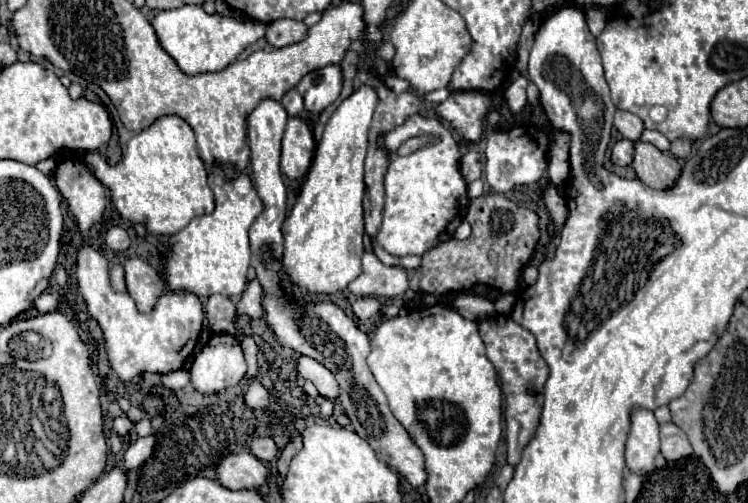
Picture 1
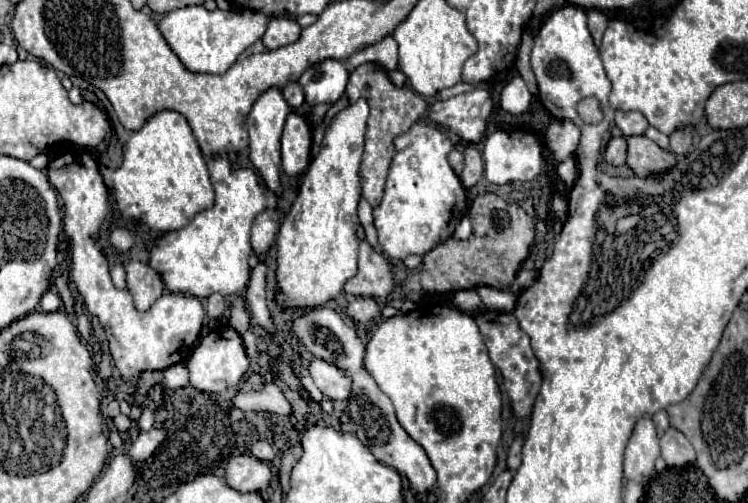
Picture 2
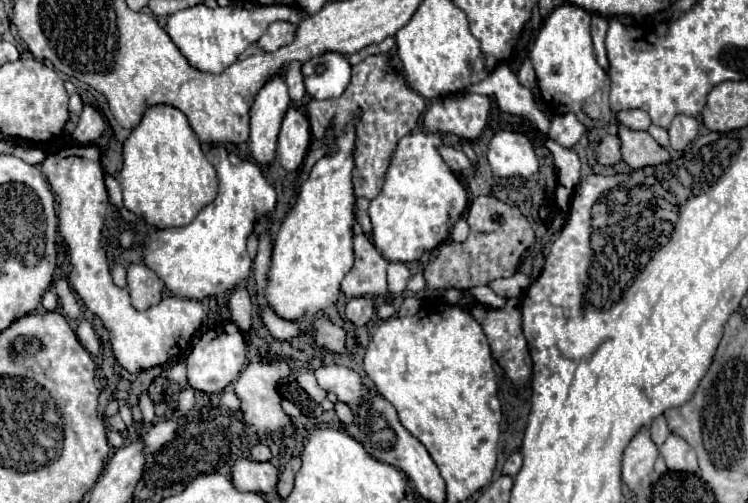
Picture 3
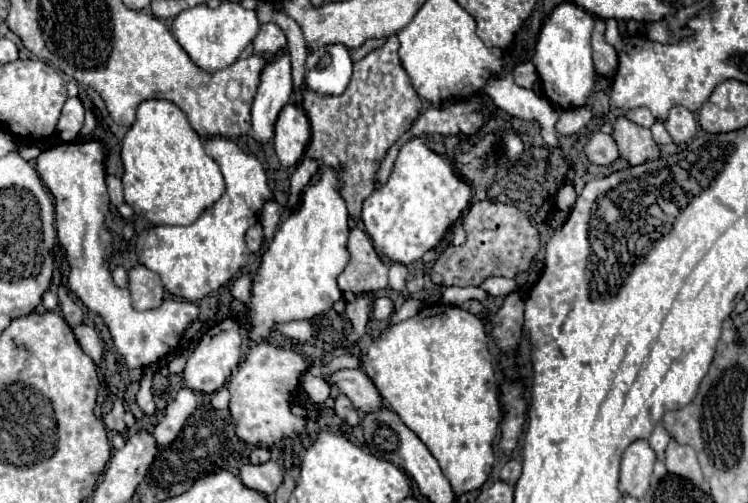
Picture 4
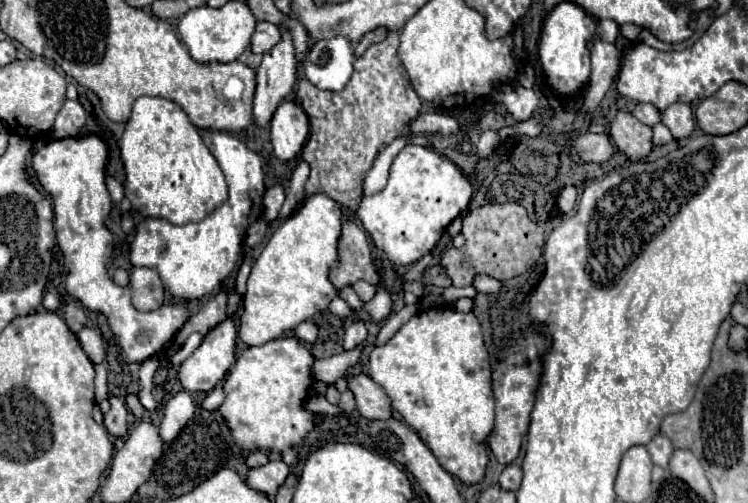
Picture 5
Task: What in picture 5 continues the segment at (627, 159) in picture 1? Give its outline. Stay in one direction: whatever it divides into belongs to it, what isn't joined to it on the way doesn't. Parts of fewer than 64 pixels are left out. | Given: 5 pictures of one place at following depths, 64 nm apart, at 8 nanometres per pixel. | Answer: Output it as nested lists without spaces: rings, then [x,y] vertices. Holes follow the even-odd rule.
[[[582,134],[572,142],[572,150],[586,162],[604,162],[612,156],[614,148],[608,142],[606,134]]]

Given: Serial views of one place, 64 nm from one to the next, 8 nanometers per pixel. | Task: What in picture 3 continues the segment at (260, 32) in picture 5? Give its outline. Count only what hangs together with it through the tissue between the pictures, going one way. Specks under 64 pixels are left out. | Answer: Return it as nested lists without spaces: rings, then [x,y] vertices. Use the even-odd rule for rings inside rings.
[[[272,22],[266,32],[260,36],[258,40],[258,48],[262,48],[264,52],[276,52],[282,46],[288,46],[294,40],[296,34],[296,26],[288,24],[288,22]]]

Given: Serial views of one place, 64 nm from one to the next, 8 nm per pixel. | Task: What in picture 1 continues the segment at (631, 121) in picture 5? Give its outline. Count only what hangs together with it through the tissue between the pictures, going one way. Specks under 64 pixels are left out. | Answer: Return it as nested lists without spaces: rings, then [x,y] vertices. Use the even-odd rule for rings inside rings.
[[[636,140],[632,168],[644,184],[652,188],[670,188],[676,182],[676,176],[680,176],[682,164],[654,144]]]

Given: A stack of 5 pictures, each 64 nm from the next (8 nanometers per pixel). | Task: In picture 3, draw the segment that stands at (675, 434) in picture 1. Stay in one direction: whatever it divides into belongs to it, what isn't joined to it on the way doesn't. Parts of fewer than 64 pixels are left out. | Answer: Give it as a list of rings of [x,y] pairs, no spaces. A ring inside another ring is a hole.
[[[670,434],[668,440],[660,446],[660,454],[666,460],[668,470],[688,472],[688,474],[698,476],[700,470],[698,470],[698,462],[696,462],[696,452],[686,440]]]

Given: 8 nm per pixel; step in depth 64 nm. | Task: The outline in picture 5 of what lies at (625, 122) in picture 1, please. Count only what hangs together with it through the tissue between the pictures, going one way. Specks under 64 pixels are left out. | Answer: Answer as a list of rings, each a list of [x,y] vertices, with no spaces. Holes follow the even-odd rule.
[[[644,102],[636,104],[634,116],[636,116],[642,124],[648,124],[648,126],[654,126],[654,124],[660,122],[660,112],[658,112],[658,108],[656,108],[654,104],[644,104]]]

